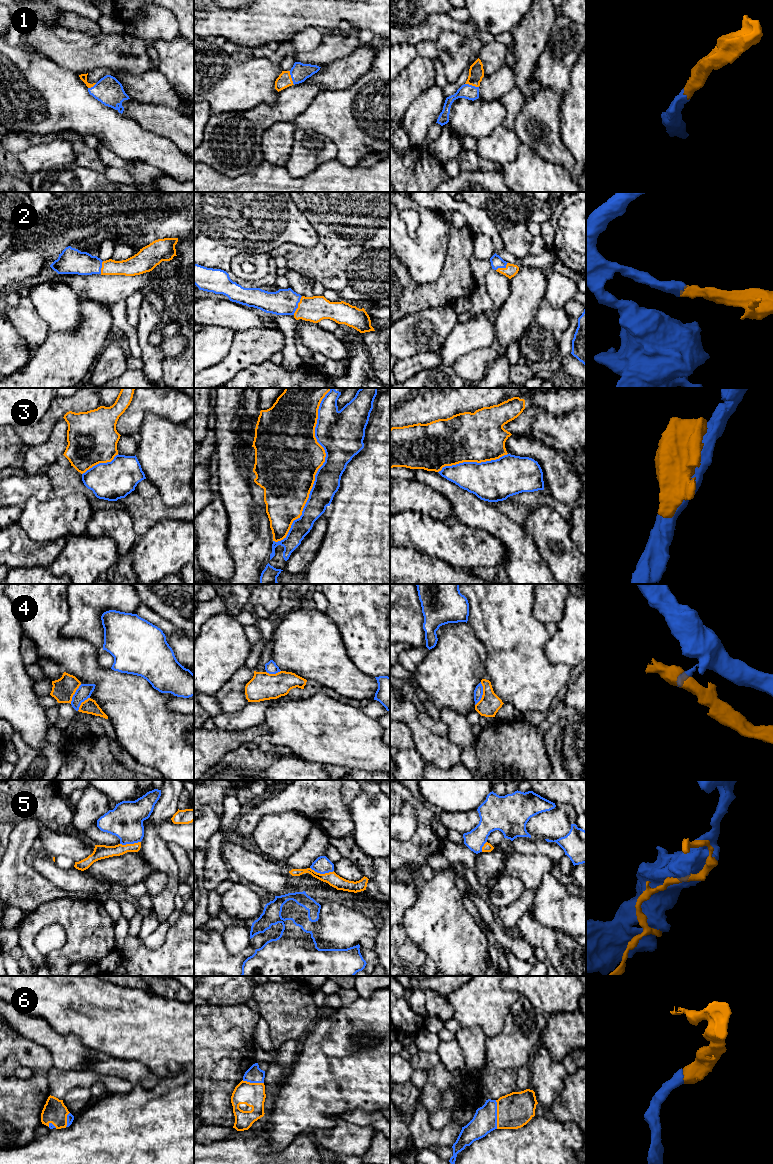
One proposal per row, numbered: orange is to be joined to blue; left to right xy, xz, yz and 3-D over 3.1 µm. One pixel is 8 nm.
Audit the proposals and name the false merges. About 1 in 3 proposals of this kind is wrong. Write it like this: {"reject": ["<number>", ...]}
{"reject": ["3", "4", "5"]}

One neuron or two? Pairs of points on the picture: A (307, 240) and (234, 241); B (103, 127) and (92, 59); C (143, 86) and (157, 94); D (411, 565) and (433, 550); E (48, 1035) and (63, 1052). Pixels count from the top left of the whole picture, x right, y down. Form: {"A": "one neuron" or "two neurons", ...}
{"A": "one neuron", "B": "two neurons", "C": "one neuron", "D": "two neurons", "E": "one neuron"}

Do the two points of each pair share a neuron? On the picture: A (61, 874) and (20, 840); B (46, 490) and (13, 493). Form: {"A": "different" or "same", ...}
{"A": "different", "B": "same"}

